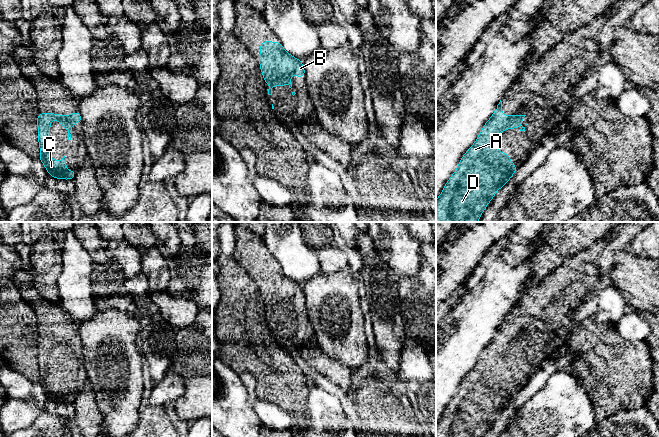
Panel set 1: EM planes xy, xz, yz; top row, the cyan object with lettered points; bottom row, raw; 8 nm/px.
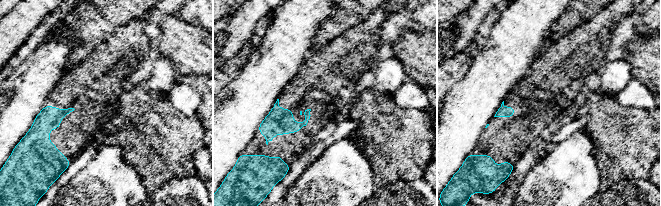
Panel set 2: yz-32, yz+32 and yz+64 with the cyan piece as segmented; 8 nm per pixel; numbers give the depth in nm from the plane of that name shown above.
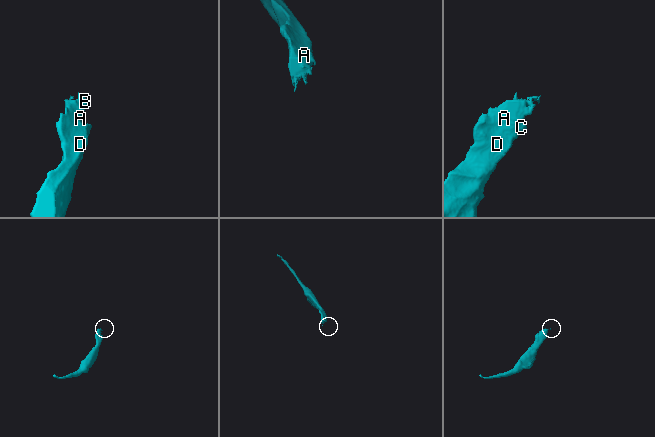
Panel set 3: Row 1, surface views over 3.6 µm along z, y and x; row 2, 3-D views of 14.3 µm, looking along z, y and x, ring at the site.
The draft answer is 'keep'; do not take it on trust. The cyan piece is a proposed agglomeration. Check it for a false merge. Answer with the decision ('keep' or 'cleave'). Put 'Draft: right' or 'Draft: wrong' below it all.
keep
Draft: right

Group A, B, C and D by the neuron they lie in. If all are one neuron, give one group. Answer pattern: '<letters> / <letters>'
A B C D

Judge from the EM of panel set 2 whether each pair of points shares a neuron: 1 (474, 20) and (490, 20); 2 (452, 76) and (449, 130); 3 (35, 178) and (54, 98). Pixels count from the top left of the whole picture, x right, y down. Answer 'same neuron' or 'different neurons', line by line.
1: different neurons
2: different neurons
3: same neuron

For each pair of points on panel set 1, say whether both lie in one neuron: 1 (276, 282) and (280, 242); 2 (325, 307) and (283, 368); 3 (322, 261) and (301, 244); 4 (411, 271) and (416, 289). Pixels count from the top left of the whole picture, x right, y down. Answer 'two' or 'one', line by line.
1: two
2: two
3: one
4: two

